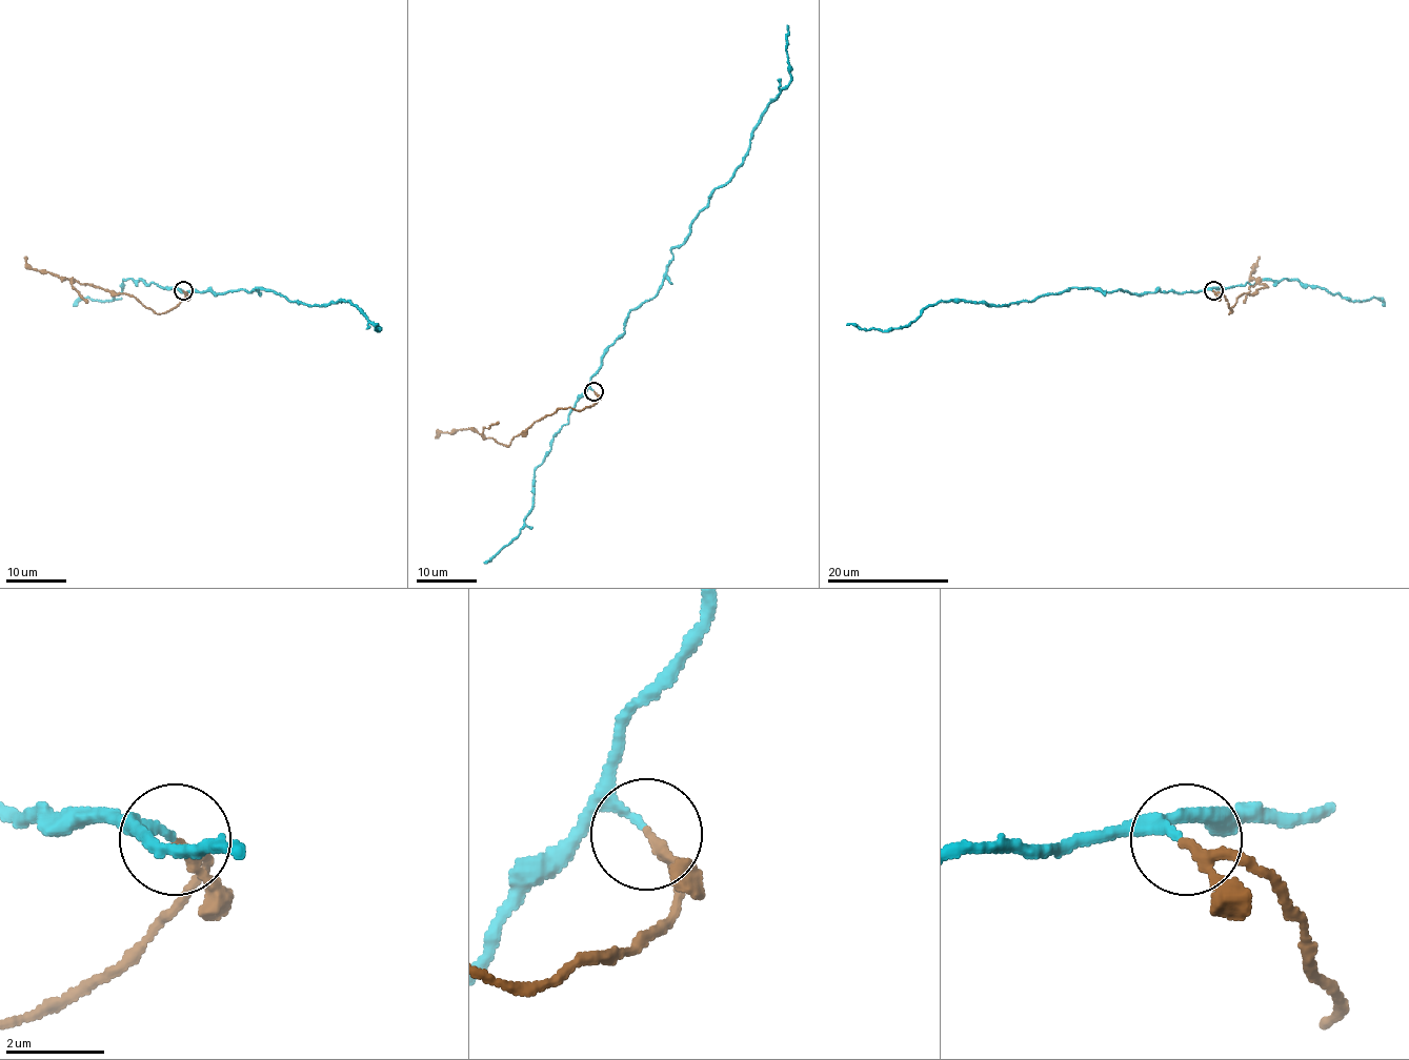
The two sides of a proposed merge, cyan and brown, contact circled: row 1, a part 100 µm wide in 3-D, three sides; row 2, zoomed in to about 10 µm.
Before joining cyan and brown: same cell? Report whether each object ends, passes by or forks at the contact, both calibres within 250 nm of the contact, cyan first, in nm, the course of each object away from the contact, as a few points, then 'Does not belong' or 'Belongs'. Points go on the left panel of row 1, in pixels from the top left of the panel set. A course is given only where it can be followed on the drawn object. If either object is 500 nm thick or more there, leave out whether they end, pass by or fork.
At the ring cyan ends. At the ring brown passes by. Thickness 160 nm (cyan) against 170 nm. Course of cyan: (182, 290), (216, 293), (261, 287), (300, 302), (321, 305), (348, 301), (380, 328), (376, 329), (376, 325). Course of brown: (182, 290), (187, 293), (170, 310), (154, 313), (133, 297), (109, 293), (97, 286), (35, 270), (24, 257). Belongs

